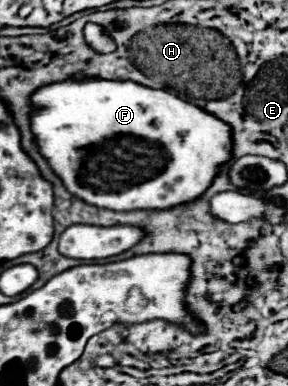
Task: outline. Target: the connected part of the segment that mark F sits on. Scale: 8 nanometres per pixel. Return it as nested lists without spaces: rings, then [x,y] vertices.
[[[68,77],[38,87],[30,95],[30,105],[34,143],[52,171],[74,197],[112,211],[170,209],[194,201],[210,187],[220,163],[228,161],[232,151],[232,131],[224,121],[164,89],[150,89],[134,81]]]

